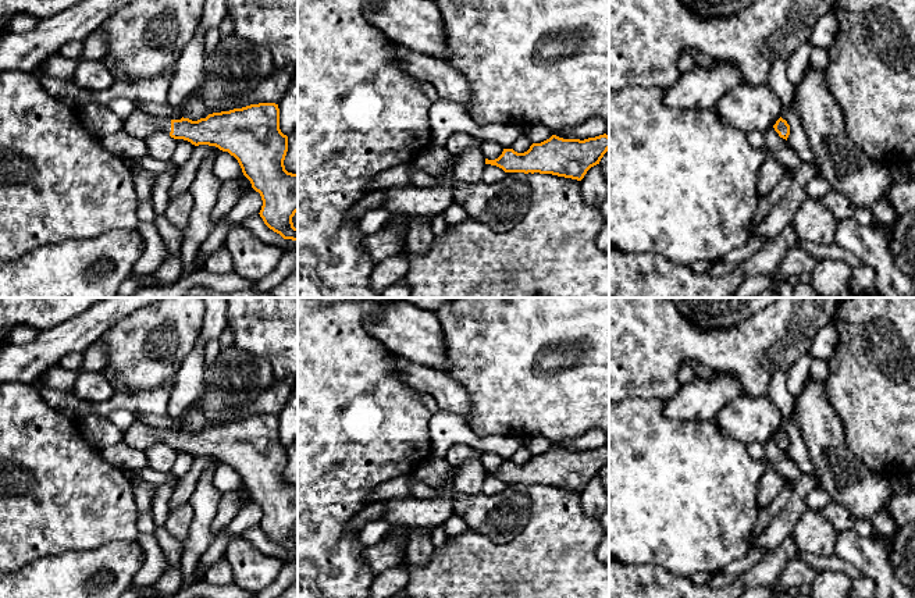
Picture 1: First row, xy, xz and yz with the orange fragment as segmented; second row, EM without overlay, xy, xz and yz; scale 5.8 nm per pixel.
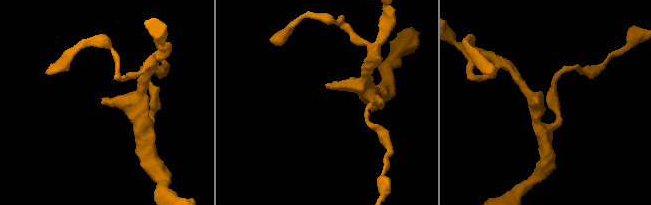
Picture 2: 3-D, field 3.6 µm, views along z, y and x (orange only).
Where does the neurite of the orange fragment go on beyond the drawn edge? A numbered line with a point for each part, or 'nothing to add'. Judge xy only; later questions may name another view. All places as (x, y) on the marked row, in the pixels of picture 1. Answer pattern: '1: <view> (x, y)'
1: xy (139, 124)

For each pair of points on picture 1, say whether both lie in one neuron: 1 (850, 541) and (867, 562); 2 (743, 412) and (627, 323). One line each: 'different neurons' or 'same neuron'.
1: same neuron
2: different neurons

